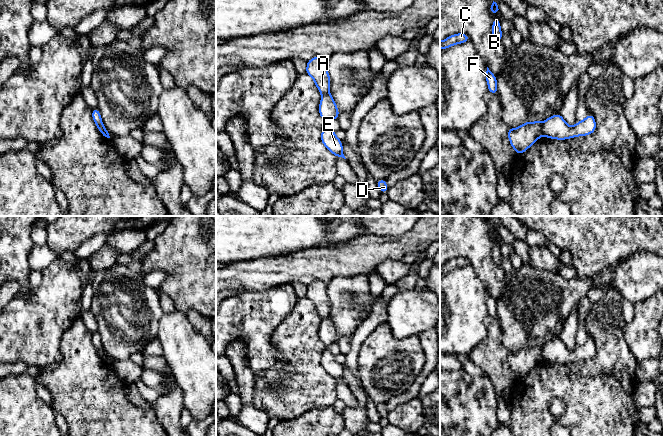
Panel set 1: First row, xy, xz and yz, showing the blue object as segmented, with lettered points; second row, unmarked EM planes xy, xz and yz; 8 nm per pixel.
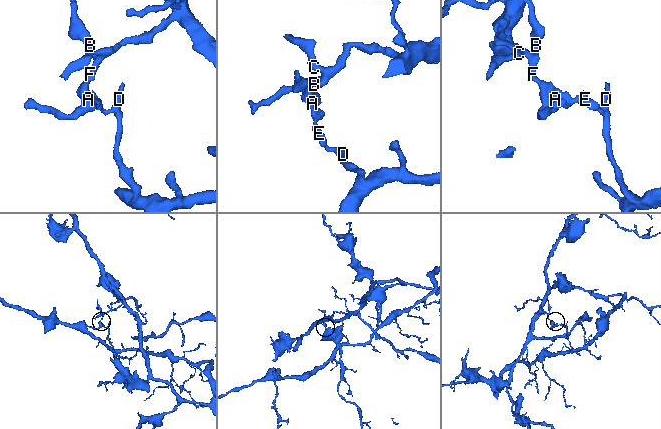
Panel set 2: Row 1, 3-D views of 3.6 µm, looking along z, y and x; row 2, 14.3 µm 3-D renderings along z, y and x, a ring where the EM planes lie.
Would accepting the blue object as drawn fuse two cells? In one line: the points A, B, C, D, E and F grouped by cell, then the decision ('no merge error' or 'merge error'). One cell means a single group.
A B C F / D E | merge error

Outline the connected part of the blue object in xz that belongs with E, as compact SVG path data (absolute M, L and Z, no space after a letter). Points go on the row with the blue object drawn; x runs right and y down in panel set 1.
M330 94L322 95L318 110L320 116L325 121L325 125L321 133L322 143L336 156L336 158L342 157L346 159L343 154L342 141L337 138L335 131L333 131L329 126L329 121L332 119L337 119L340 114L334 99Z

